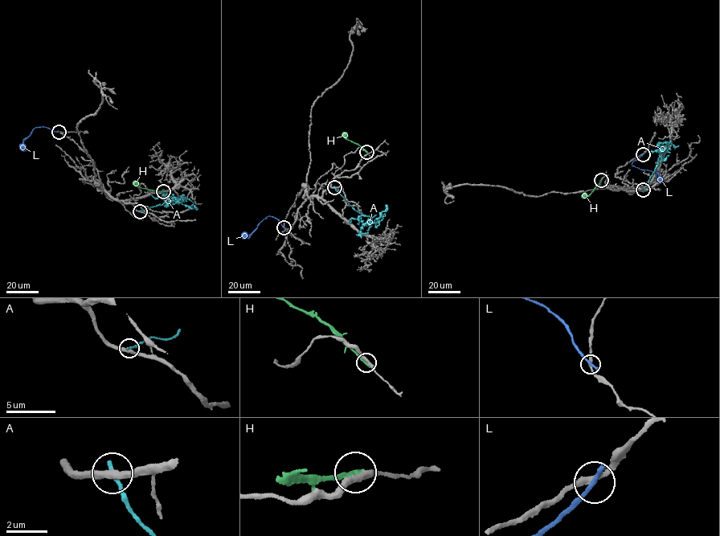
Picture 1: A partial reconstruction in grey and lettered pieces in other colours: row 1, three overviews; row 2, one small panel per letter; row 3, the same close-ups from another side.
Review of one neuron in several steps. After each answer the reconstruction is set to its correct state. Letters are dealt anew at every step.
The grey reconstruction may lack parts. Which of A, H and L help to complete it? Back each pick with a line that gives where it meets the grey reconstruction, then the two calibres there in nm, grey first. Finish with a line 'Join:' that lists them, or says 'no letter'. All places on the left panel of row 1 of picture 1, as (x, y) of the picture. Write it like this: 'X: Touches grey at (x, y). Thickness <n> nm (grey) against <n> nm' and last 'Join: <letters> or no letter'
Join: no letter

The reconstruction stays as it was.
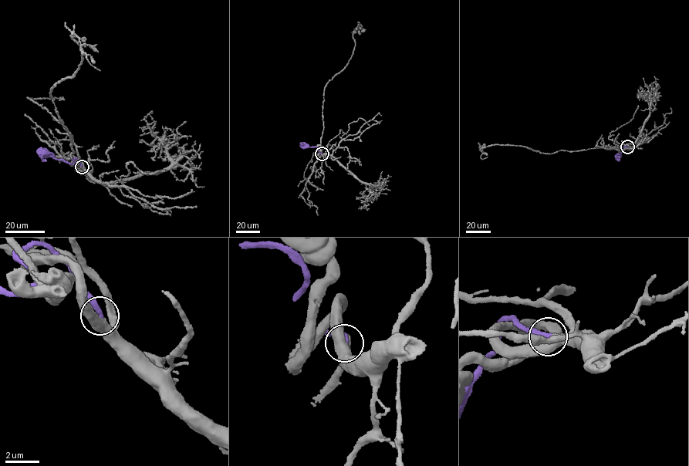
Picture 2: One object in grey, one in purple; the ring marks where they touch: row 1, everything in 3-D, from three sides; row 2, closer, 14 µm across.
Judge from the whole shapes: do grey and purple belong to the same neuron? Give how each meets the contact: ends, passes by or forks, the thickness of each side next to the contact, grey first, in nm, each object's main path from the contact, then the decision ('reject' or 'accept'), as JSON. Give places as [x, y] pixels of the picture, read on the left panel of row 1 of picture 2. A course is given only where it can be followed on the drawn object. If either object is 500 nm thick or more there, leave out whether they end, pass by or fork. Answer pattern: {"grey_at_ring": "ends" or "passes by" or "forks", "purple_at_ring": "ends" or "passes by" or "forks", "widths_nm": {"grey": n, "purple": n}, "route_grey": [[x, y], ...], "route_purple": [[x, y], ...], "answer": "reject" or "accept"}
{"widths_nm": {"grey": 600, "purple": 360}, "route_grey": [[82, 167], [71, 155], [70, 134], [50, 95], [82, 60], [72, 33], [86, 59], [100, 70]], "route_purple": [[82, 167], [76, 159], [74, 158], [72, 164], [42, 151]], "answer": "accept"}

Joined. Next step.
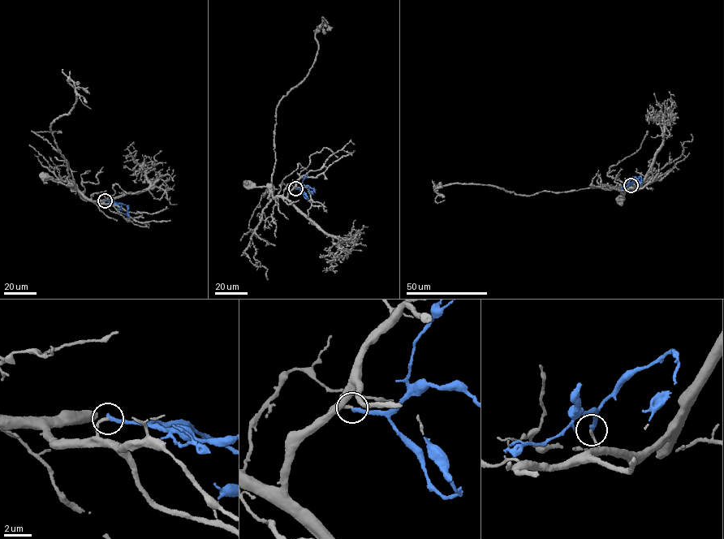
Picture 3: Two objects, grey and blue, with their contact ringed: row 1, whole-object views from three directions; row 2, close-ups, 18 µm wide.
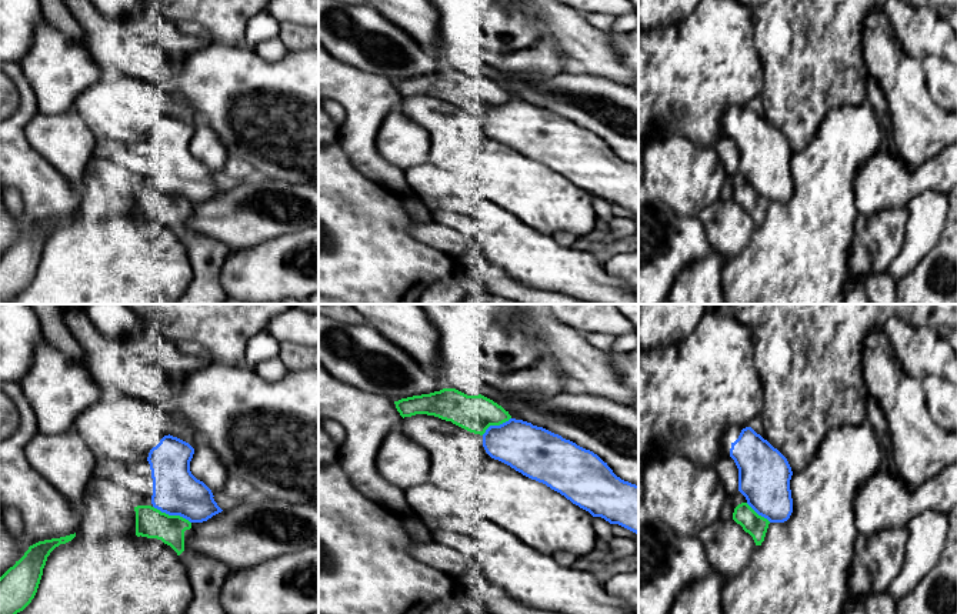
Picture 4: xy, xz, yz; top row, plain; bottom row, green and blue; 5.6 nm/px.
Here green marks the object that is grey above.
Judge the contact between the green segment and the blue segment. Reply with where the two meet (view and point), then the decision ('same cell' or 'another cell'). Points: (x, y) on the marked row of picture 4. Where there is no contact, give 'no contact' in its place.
xy (172, 516) | another cell

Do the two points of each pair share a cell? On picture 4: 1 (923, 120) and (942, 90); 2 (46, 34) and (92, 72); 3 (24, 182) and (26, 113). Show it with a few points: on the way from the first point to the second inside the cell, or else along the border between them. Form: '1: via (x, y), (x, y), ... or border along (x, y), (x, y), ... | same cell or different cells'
1: border along (939, 104), (942, 107) | different cells
2: via (57, 46), (80, 69) | same cell
3: via (17, 164), (16, 130) | same cell

